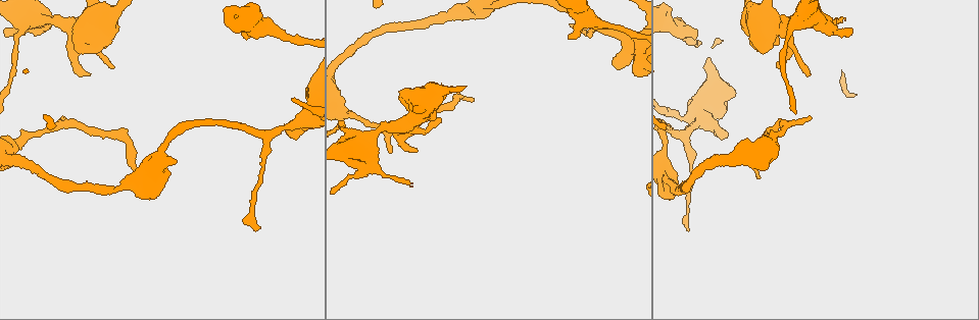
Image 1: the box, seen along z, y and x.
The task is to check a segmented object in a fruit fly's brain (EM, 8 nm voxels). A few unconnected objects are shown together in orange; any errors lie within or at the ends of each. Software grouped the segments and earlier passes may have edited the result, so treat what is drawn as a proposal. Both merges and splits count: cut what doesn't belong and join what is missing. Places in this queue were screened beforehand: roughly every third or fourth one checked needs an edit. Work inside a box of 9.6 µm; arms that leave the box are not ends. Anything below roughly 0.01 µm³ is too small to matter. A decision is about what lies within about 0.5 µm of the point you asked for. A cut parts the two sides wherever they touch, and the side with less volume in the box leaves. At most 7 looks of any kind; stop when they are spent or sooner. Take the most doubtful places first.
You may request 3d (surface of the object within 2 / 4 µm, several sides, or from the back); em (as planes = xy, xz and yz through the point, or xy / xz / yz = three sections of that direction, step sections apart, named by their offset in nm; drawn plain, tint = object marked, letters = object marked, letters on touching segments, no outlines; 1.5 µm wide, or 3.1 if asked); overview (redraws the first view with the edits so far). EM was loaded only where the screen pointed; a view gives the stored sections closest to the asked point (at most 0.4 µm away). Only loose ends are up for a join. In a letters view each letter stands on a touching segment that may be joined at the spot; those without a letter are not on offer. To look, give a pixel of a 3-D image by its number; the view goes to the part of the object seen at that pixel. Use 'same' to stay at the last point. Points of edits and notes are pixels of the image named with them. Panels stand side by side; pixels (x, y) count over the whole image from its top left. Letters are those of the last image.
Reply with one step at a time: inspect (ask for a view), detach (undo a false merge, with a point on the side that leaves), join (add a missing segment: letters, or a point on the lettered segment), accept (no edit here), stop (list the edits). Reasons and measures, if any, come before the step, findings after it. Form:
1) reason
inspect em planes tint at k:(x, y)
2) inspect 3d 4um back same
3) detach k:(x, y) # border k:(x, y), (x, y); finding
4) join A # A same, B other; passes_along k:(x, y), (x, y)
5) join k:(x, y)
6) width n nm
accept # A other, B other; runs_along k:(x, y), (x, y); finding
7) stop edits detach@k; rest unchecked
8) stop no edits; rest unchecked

branch stops here
inspect em xz step 8 tint at 1:(114, 66)

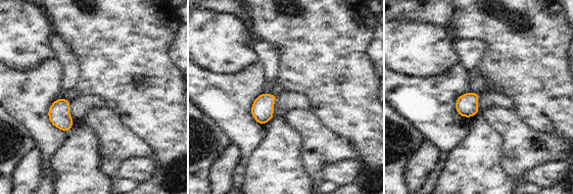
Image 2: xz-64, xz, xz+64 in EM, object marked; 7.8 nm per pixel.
cut it another way
inspect em planes letters same

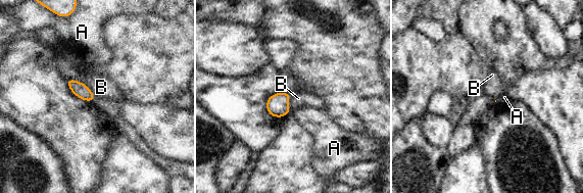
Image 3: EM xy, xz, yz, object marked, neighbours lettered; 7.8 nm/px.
longest_contact B 150 nm
accept # A other, B other; border 3:(289, 93), (289, 109), (291, 111); none of them fits

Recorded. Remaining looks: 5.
sudden change in width
inspect 3d 2um back at 1:(589, 17)

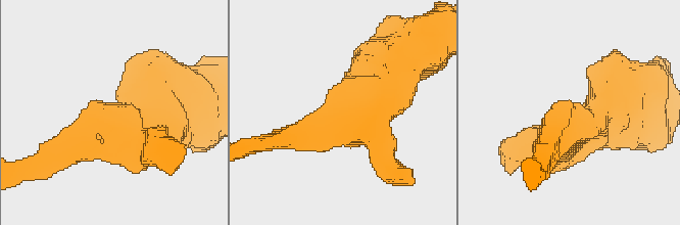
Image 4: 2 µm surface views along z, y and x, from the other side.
arms 3; arm_widths 200, 220, 500 nm
inspect em yz step 4 tint at 4:(565, 126)

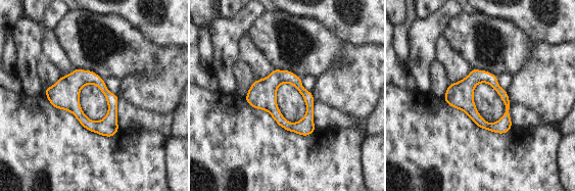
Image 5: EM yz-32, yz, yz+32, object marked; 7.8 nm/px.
cut it another way
inspect em planes letters same

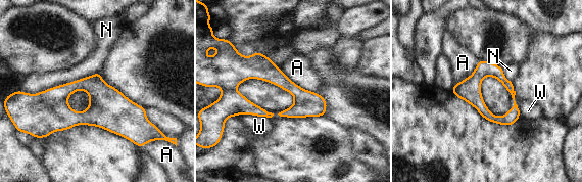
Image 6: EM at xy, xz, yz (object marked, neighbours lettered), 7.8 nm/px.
accept # A other, N other, W other; runs_along 6:(41, 99), (64, 118), (144, 119); one neuron here

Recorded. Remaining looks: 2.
thin end
inspect em xy step 8 letters at 1:(412, 183)

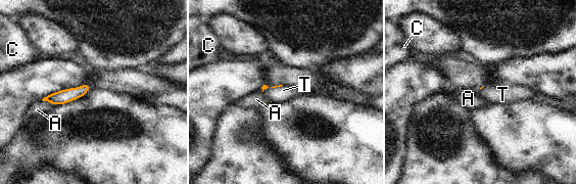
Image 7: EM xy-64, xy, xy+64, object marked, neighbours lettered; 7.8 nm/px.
another direction
inspect em planes letters same

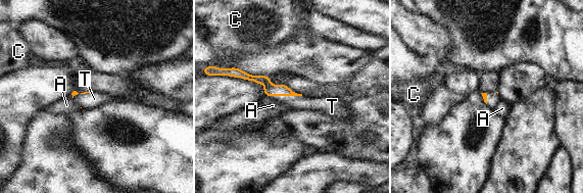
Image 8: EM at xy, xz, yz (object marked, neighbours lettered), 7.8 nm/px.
join 8:(301, 102) # A other, C other, T same; passes_along 8:(270, 90), (285, 95), (301, 102); the neuron continues

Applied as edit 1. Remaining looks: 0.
stop edits join@8; rest unchecked

